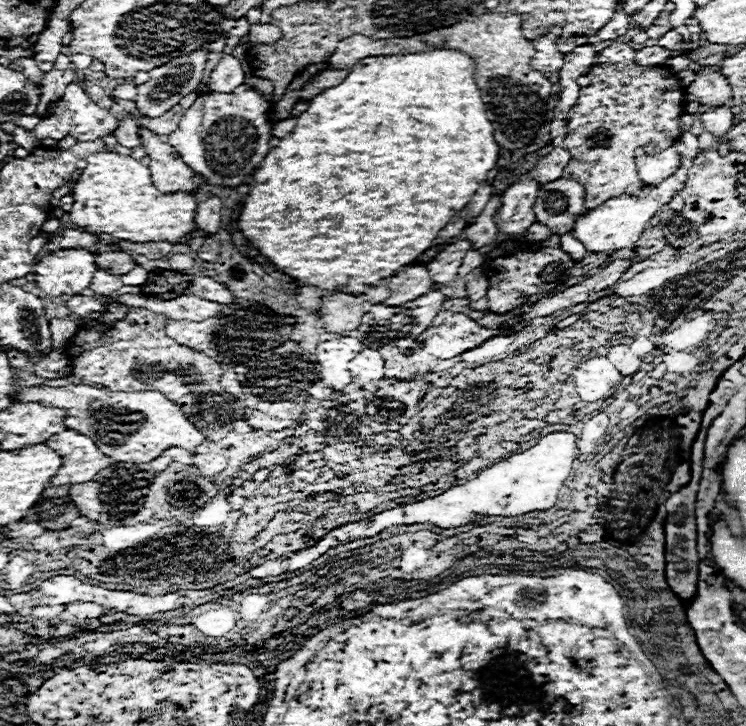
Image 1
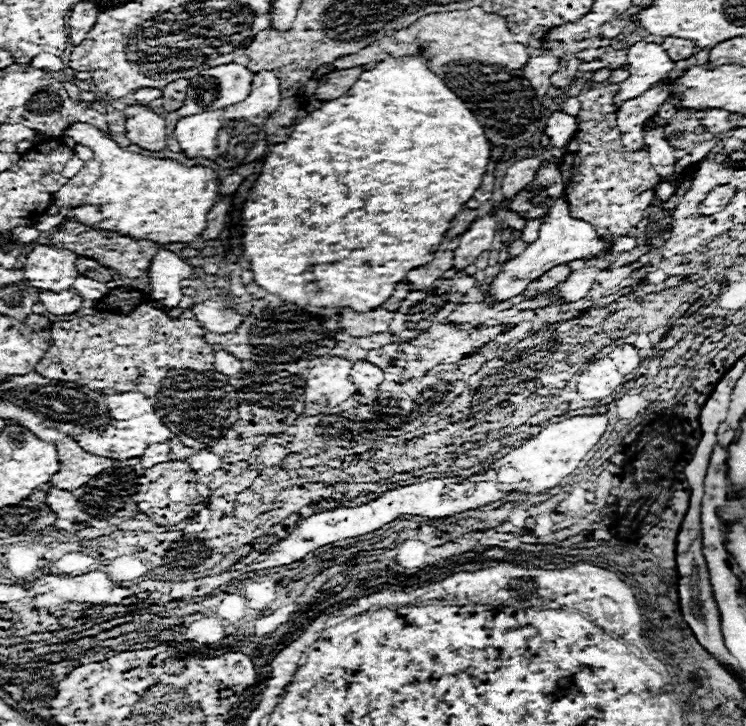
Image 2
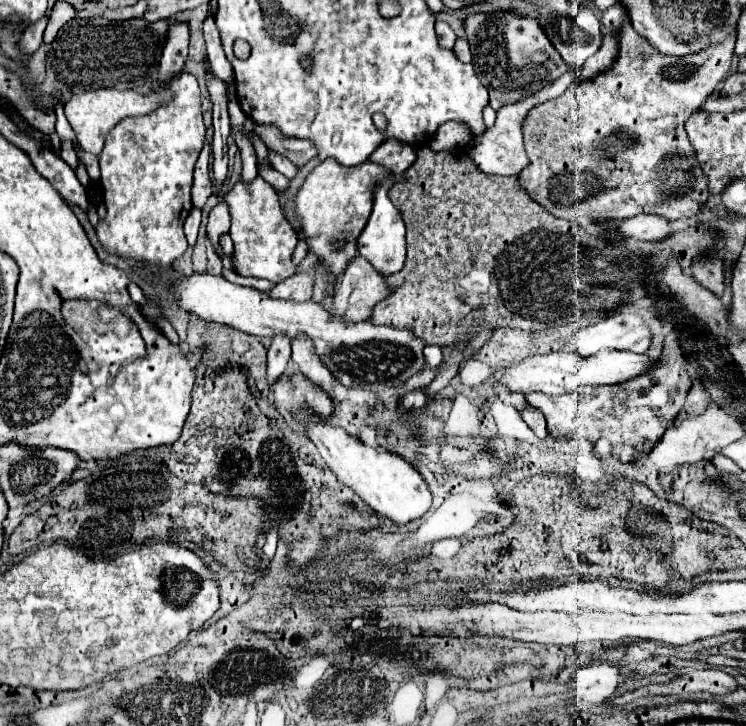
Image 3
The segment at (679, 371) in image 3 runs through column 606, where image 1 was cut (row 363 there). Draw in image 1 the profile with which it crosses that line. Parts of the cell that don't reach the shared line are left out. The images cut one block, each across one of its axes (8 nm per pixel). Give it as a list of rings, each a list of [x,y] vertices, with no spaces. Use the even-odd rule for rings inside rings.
[[[442,310],[432,326],[428,330],[424,330],[420,336],[418,336],[418,348],[412,352],[412,354],[402,354],[398,348],[394,346],[382,346],[380,352],[386,360],[386,378],[398,378],[398,380],[410,380],[418,374],[426,374],[426,372],[432,372],[436,368],[436,364],[440,360],[448,360],[448,358],[454,358],[470,348],[476,348],[480,346],[482,342],[490,340],[492,336],[498,336],[502,330],[508,330],[512,326],[502,326],[502,328],[484,328],[480,326],[476,320],[468,318],[466,314],[458,314],[458,312],[450,312],[450,310]]]

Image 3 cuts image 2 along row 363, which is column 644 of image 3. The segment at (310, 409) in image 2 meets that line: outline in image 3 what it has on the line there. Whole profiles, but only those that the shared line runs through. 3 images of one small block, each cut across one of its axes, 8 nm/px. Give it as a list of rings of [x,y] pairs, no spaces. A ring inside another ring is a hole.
[[[614,314],[598,324],[580,328],[566,344],[564,352],[576,352],[580,356],[590,356],[602,348],[612,348],[620,352],[642,354],[650,346],[650,332],[644,320],[636,314]]]

